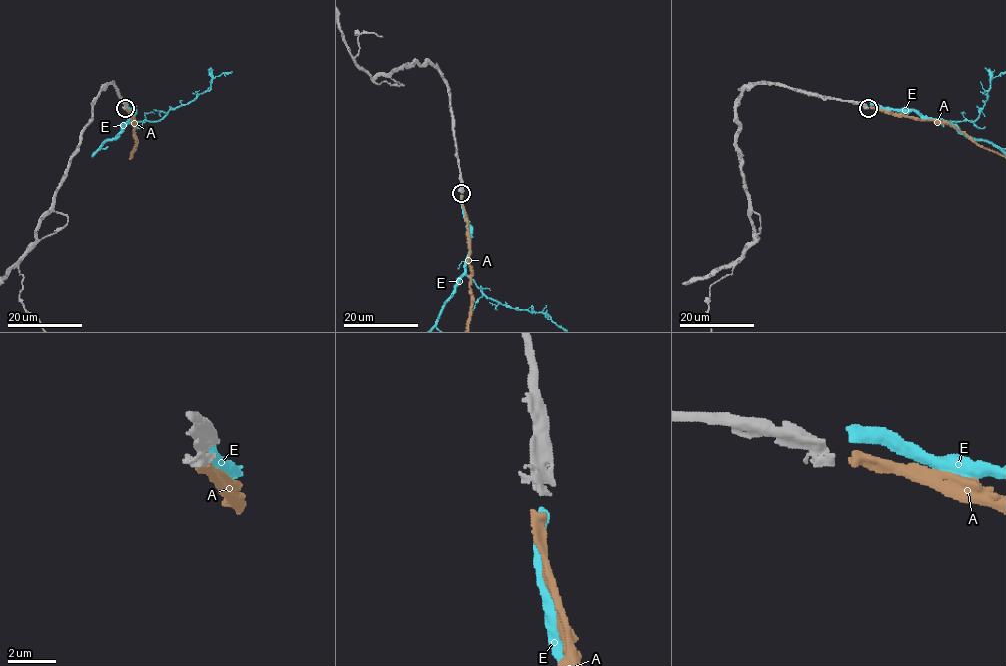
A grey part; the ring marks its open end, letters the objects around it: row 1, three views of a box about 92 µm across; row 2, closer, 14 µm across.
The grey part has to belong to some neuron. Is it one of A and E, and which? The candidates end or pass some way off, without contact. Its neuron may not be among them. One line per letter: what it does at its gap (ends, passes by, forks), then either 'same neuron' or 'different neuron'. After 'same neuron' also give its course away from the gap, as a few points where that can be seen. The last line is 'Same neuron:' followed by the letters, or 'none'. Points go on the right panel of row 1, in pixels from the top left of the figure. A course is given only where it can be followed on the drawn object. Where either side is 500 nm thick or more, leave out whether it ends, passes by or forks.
A: it ends; same neuron
E: it ends; different neuron
Same neuron: A

